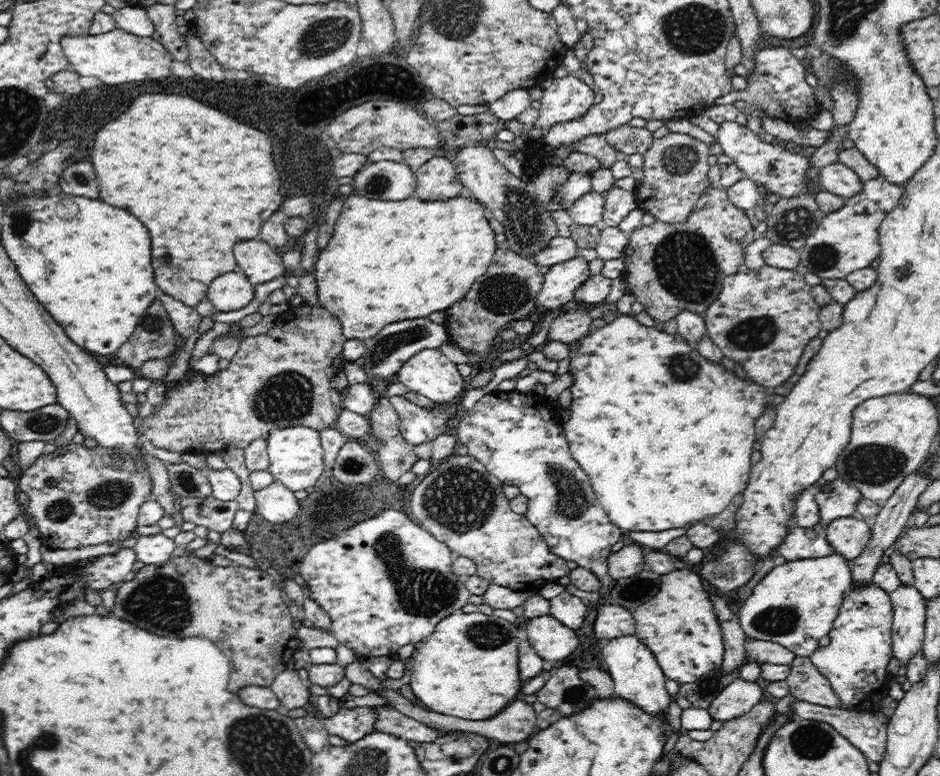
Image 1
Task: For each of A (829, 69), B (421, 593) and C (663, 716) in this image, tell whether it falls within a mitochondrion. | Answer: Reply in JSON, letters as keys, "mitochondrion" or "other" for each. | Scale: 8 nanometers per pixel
{"A":"mitochondrion","B":"mitochondrion","C":"other"}

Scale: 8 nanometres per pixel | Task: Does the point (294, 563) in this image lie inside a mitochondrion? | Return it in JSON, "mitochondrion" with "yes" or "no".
{"mitochondrion":"no"}

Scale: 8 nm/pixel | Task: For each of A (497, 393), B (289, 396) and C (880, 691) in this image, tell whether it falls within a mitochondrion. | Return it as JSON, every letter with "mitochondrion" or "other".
{"A":"other","B":"mitochondrion","C":"other"}

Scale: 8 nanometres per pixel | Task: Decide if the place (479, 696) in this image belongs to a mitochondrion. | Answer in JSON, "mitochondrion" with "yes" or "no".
{"mitochondrion":"no"}

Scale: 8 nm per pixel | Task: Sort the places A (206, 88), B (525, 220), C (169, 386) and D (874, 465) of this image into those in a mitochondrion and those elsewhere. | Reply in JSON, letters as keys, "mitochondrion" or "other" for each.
{"A":"other","B":"mitochondrion","C":"other","D":"mitochondrion"}

